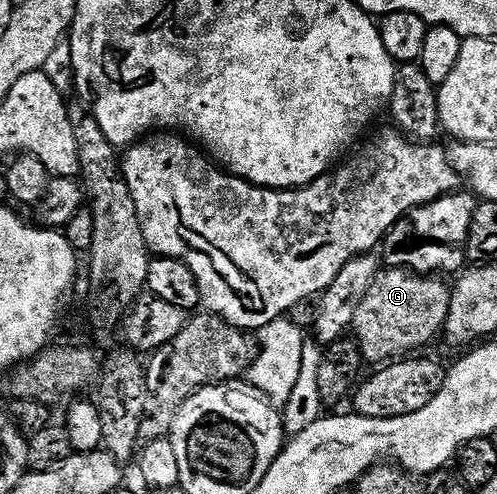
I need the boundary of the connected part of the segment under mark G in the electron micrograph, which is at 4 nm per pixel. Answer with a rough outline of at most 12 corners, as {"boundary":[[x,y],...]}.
{"boundary":[[386,267],[351,327],[366,361],[416,353],[442,335],[440,275]]}

